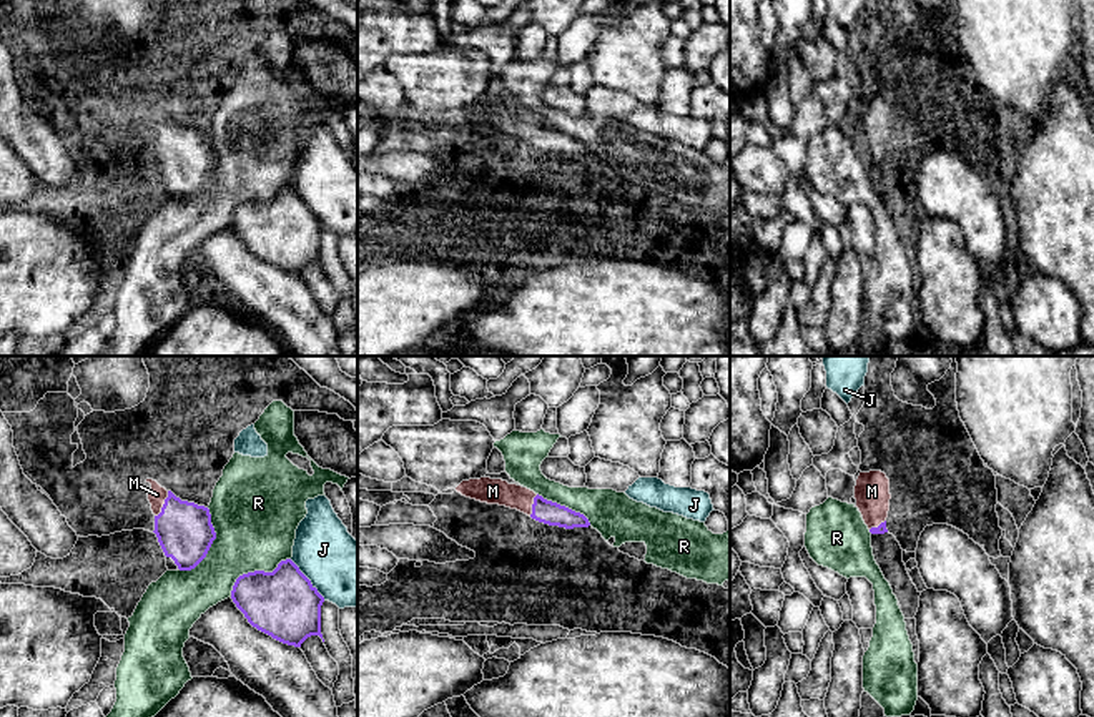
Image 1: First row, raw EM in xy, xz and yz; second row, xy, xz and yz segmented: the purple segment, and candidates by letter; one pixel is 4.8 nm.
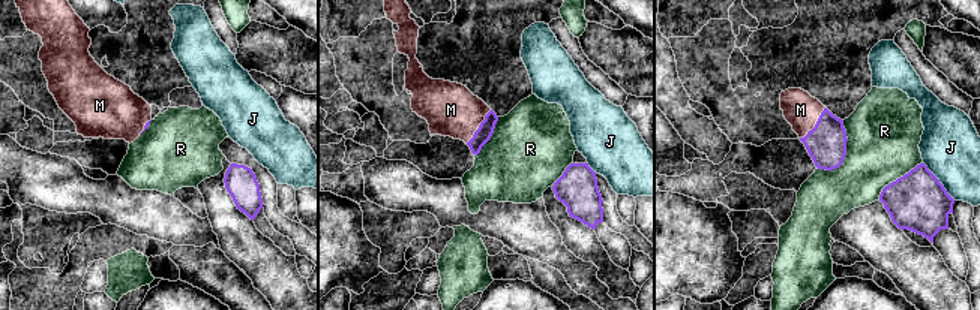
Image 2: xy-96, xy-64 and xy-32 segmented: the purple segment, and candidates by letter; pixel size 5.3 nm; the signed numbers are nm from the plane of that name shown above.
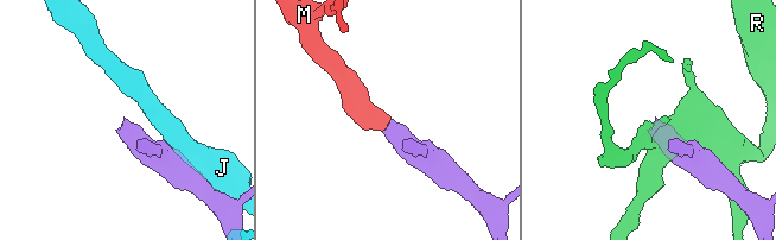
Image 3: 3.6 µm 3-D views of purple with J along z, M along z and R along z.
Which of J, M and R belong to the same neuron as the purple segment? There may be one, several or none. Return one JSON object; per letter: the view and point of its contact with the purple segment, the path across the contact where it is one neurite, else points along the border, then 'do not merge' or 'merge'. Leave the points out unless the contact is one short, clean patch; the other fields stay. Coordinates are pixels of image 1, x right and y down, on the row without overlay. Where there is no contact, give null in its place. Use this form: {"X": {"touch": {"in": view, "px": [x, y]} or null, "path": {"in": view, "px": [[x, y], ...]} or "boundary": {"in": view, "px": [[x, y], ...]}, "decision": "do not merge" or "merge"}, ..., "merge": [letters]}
{"J": {"touch": {"in": "xy", "px": [308, 207]}, "decision": "do not merge"}, "M": {"touch": {"in": "xy", "px": [163, 132]}, "path": {"in": "xy", "px": [[185, 160], [163, 132], [157, 122]]}, "decision": "merge"}, "R": {"touch": {"in": "xy", "px": [211, 170]}, "decision": "do not merge"}, "merge": ["M"]}

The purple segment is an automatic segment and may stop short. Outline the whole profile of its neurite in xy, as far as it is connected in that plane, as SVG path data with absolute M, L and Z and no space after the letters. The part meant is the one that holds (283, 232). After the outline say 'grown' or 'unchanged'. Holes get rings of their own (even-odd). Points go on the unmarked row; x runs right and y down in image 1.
M291 186L281 188L273 200L254 198L239 203L231 226L253 255L283 271L301 274L311 263L323 266L321 233L324 225Z; unchanged

